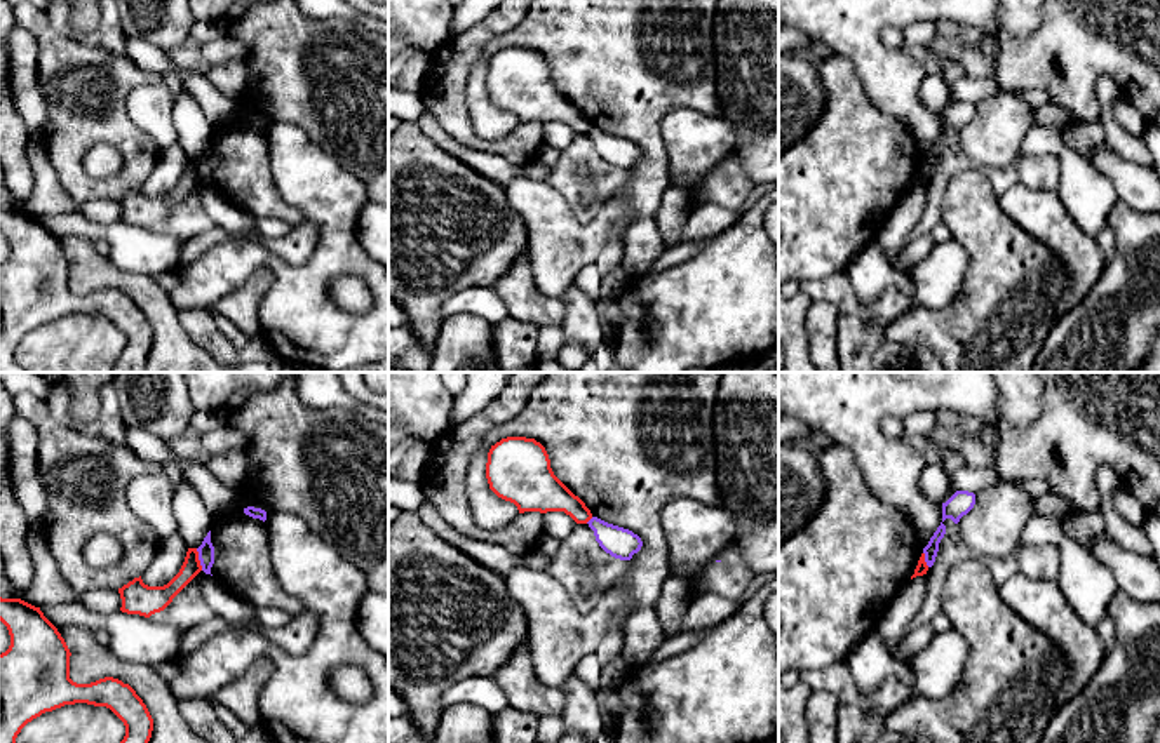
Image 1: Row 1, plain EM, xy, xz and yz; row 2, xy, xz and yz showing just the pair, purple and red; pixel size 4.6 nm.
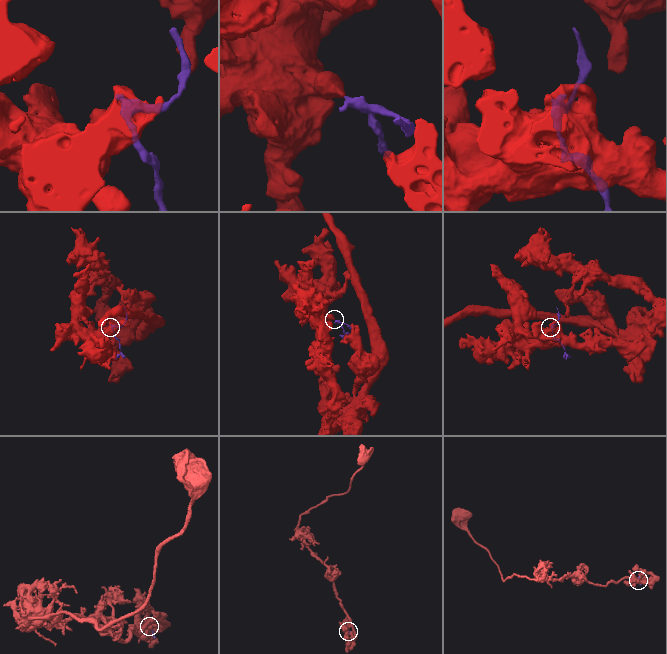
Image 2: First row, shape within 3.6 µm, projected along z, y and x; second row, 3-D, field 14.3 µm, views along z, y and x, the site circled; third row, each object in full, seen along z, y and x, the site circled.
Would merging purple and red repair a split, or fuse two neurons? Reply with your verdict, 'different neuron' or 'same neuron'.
different neuron

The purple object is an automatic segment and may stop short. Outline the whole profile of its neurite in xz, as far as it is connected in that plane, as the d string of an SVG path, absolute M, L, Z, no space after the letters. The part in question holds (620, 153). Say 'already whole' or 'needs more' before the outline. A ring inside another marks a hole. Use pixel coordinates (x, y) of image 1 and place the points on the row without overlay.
already whole; M592 127L587 134L594 141L599 157L615 169L631 171L643 157L641 148L629 139L608 134L597 127Z

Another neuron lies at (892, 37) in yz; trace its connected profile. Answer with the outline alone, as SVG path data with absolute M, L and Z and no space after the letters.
M899 26L881 28L880 38L888 49L904 49L904 35L902 35L902 28Z

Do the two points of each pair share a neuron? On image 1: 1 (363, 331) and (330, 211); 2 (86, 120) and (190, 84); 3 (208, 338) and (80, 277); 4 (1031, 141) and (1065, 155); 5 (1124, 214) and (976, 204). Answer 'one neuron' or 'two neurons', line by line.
1: one neuron
2: two neurons
3: two neurons
4: one neuron
5: two neurons

